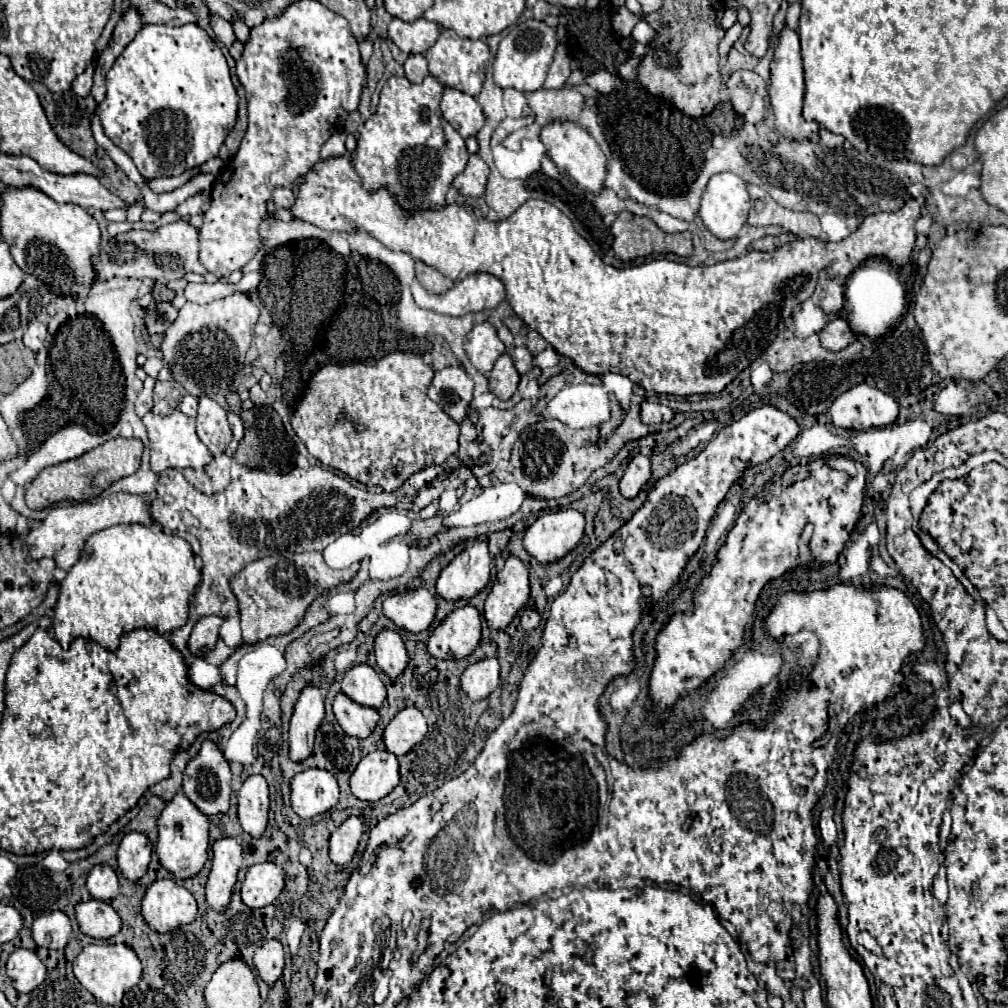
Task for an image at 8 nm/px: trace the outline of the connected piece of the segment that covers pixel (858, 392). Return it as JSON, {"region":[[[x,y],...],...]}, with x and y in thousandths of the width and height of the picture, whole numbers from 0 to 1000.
{"region":[[[851,381],[827,397],[823,413],[831,425],[875,425],[889,419],[891,401],[875,387],[861,381]]]}

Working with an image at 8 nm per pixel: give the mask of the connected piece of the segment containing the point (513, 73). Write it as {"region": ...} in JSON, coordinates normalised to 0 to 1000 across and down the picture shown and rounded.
{"region":[[[518,20],[514,22],[502,38],[498,38],[494,46],[494,54],[490,60],[490,79],[496,87],[512,87],[516,91],[530,91],[538,87],[542,79],[542,71],[548,63],[550,52],[554,48],[552,30],[536,20]]]}

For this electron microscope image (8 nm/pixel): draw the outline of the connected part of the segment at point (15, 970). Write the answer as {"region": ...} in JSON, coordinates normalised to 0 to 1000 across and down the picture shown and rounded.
{"region":[[[18,940],[10,946],[6,954],[6,962],[8,962],[8,970],[12,972],[18,984],[32,984],[46,970],[44,954],[36,948],[36,944],[26,940]]]}

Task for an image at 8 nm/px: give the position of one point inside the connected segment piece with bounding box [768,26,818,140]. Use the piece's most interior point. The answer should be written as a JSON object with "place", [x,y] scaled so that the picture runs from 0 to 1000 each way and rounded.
{"place":[780,88]}

